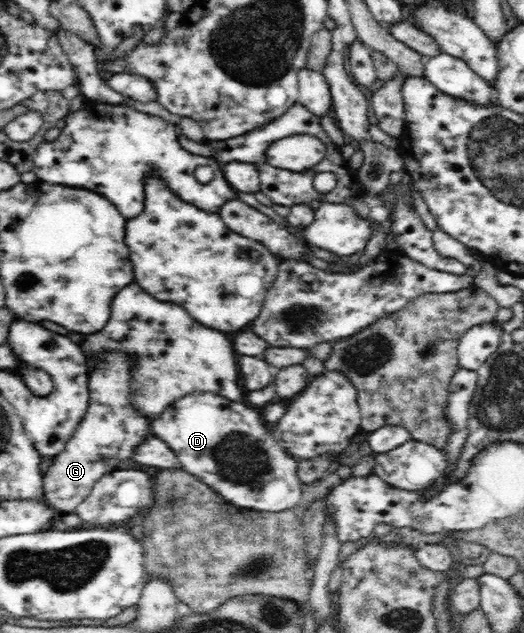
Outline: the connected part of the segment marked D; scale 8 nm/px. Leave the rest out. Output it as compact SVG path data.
M193 395L179 400L155 415L155 437L160 438L175 452L185 473L195 475L201 482L216 490L221 498L236 508L281 512L301 502L303 482L299 477L300 460L284 450L276 438L272 425L265 422L257 408L246 403L231 403L220 396Z

